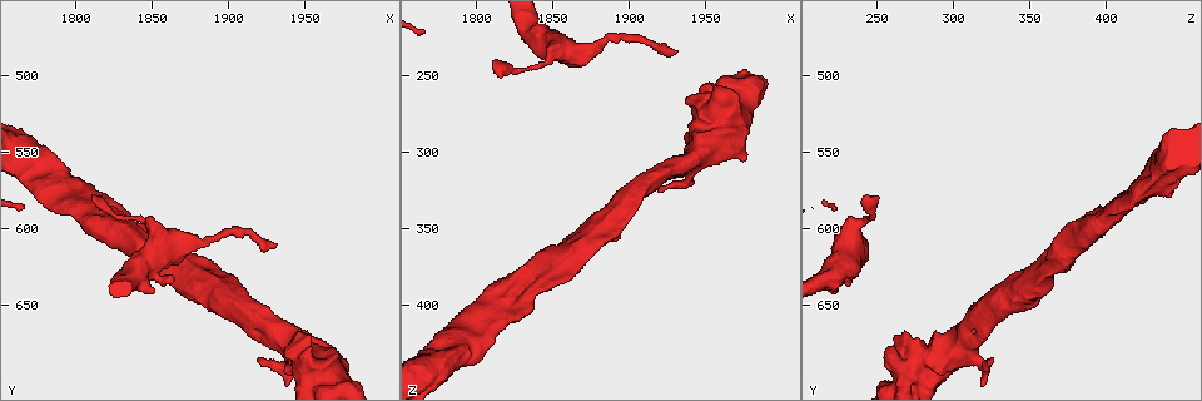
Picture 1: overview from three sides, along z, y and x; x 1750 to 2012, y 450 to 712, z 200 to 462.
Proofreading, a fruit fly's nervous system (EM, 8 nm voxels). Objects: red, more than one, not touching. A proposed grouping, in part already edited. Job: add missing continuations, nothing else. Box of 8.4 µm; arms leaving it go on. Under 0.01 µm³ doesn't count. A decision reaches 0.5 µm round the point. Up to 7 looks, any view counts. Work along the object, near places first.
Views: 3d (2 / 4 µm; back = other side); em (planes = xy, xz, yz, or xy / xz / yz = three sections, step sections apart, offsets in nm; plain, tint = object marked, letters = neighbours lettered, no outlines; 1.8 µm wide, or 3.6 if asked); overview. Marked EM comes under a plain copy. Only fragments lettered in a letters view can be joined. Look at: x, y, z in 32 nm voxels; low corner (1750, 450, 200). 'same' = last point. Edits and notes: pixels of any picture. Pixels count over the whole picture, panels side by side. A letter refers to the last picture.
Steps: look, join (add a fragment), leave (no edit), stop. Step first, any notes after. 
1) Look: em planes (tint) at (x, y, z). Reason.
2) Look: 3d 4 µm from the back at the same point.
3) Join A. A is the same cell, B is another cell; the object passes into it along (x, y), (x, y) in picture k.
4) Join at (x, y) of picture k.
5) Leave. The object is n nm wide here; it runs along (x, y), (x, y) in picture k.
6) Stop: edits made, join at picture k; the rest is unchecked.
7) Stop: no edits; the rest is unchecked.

Look: 3d 2 µm at (1930, 610, 232). Thin end.

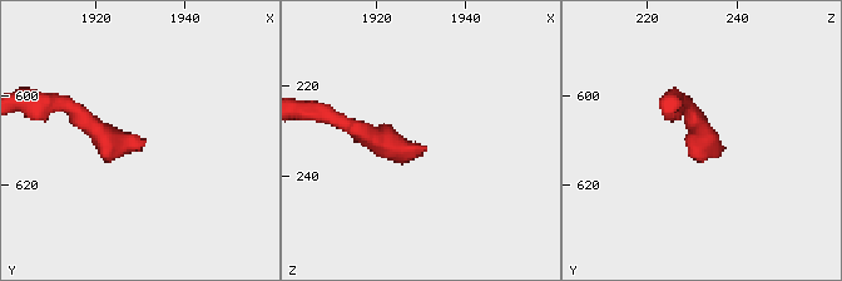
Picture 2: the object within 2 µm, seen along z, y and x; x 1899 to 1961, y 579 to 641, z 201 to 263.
Look: em planes (letters) at (1931, 609, 234). Now the EM.

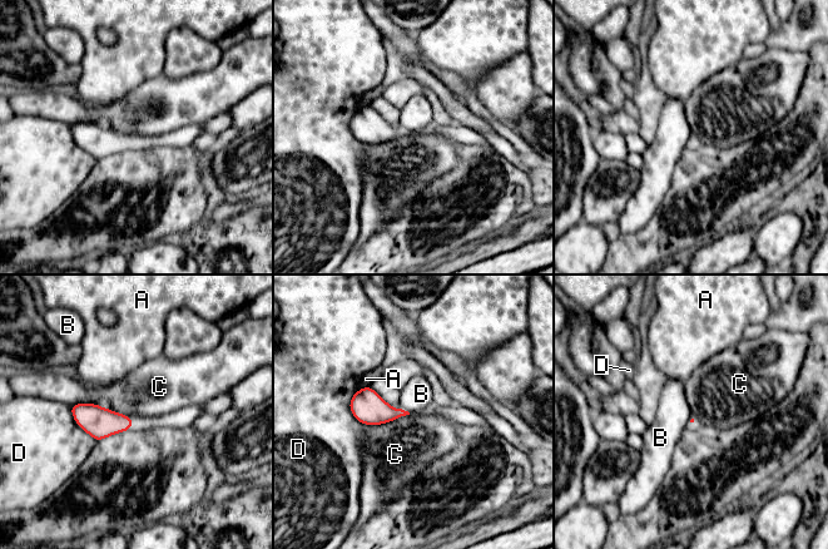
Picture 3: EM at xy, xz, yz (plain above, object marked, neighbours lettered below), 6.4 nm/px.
Leave. A, B, C and D are other cells; a border runs along (69, 405), (98, 404), (129, 416) in picture 3; none of them fits.

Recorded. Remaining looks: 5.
Look: em yz step 4 (tint) at (1952, 670, 264). Thick end.

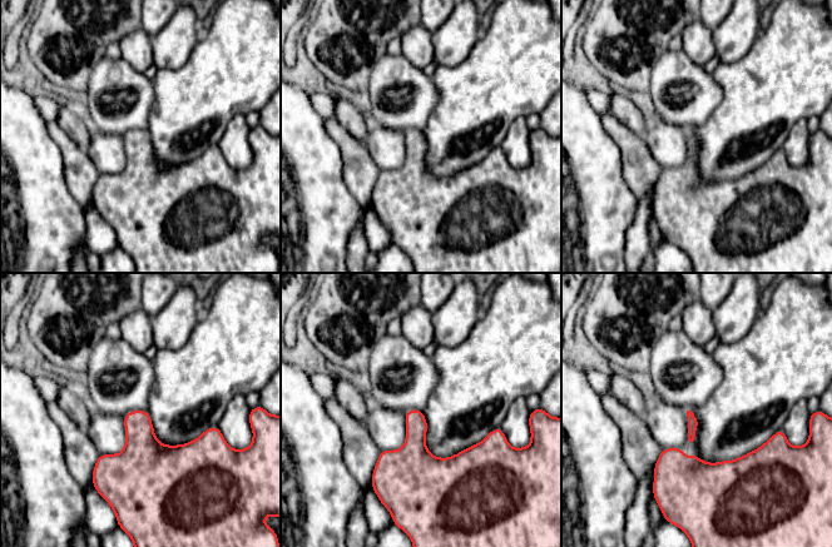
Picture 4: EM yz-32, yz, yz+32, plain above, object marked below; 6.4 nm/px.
Look: em xz step 8 (letters) at the same point. Another direction.

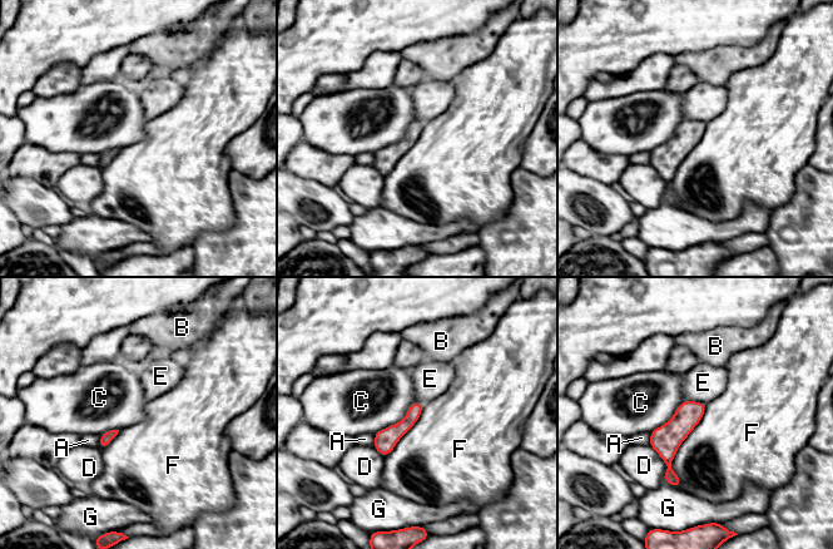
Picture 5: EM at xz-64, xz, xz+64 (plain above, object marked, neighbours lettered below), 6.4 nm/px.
Leave. A, B, C, D, E, F and G are other cells; it runs along (699, 405), (668, 438), (669, 480) in picture 5; none of them fits.

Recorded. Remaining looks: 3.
Look: em yz step 8 (tint) at (1862, 634, 224). An open end.

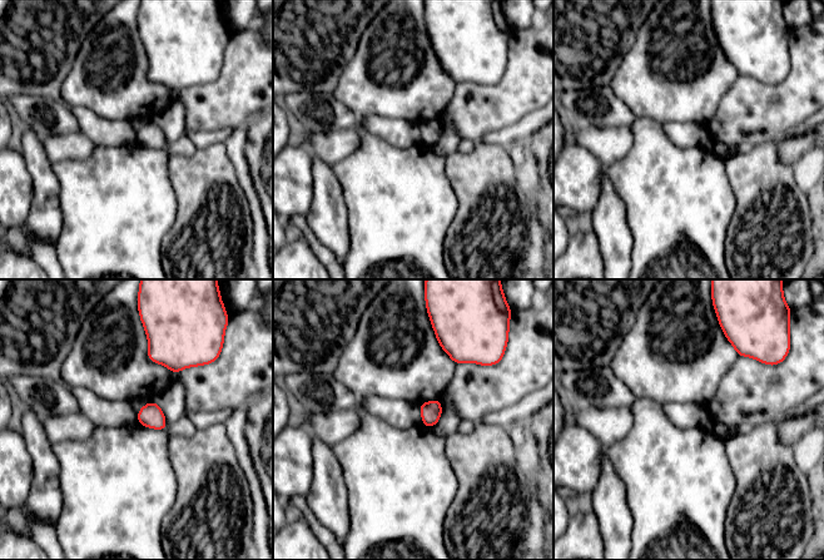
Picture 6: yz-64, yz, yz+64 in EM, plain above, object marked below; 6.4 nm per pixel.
Look: em planes (letters) at the same point. Cut it another way.

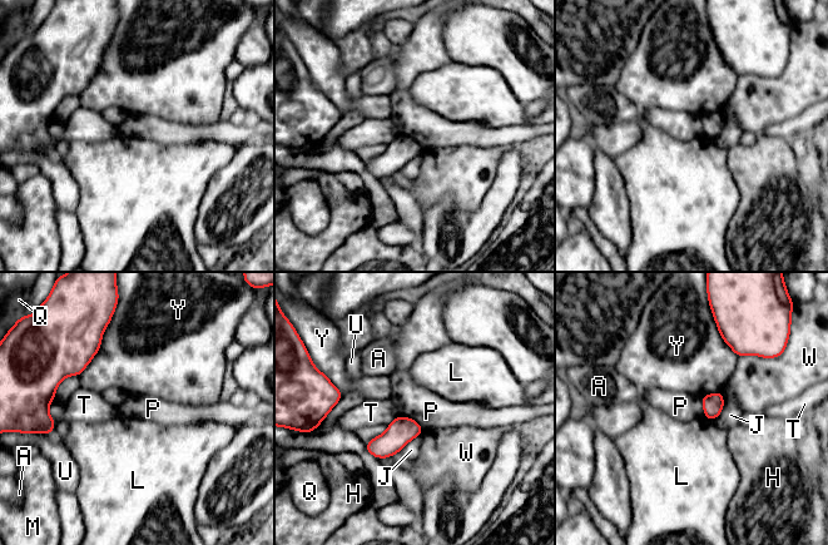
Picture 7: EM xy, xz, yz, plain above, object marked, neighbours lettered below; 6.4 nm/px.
Leave. A, H, J, L, M, P, Q, T, U, W and Y are other cells; a border runs along (398, 414), (414, 419), (424, 429) in picture 7; none of them fits.

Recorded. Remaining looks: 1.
Stop: no edits; the rest is unchecked.

